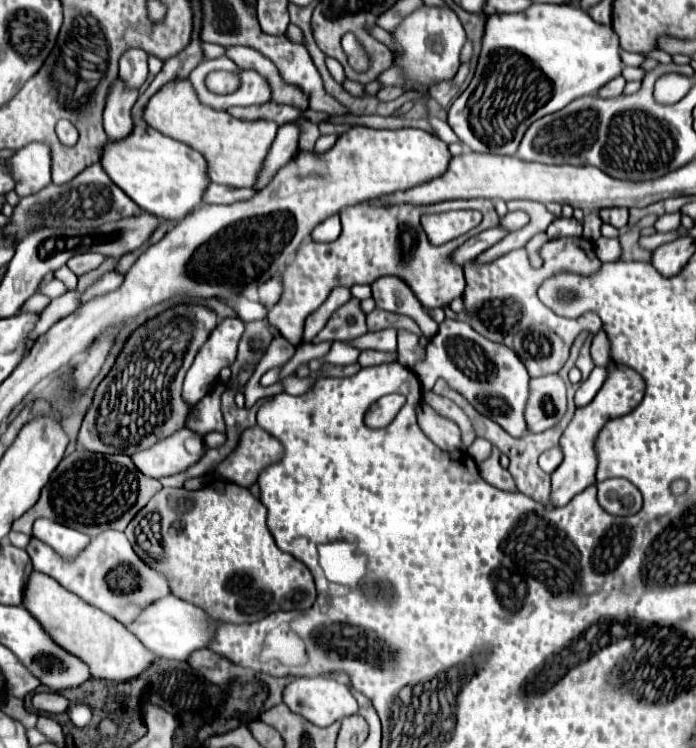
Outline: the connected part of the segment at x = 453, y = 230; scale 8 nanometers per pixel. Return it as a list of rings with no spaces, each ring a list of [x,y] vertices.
[[[448,211],[438,215],[422,215],[422,227],[432,245],[444,245],[470,229],[474,229],[482,221],[478,211]]]

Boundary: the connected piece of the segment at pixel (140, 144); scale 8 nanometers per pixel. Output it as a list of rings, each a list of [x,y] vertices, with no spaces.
[[[200,29],[192,33],[192,41],[184,53],[172,57],[172,61],[164,63],[162,71],[154,77],[150,87],[138,97],[136,109],[132,109],[132,117],[136,117],[136,129],[132,131],[132,137],[128,141],[110,141],[104,147],[104,157],[100,159],[104,171],[110,175],[110,179],[142,209],[148,211],[162,221],[180,221],[188,213],[192,213],[198,205],[202,205],[204,193],[208,185],[212,183],[208,177],[208,161],[202,153],[192,149],[190,145],[176,141],[172,137],[166,137],[164,133],[150,127],[144,119],[144,107],[152,93],[158,93],[166,83],[174,79],[188,79],[192,69],[204,59],[202,41],[200,41]]]

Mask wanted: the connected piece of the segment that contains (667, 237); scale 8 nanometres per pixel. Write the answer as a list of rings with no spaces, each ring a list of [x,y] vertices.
[[[672,229],[668,233],[654,233],[650,237],[640,237],[640,245],[644,245],[644,249],[652,249],[654,251],[656,247],[660,247],[664,243],[670,243],[670,241],[674,241],[678,237],[680,237],[680,229]]]

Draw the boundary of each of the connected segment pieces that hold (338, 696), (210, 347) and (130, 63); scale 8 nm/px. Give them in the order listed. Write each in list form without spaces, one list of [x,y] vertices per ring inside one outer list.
[[[300,677],[294,679],[286,689],[284,689],[284,703],[290,707],[292,713],[302,715],[310,723],[318,727],[328,727],[338,719],[344,719],[348,715],[358,713],[358,703],[350,691],[348,685],[338,683],[332,677]]]
[[[238,317],[224,319],[208,337],[208,345],[200,349],[196,361],[186,373],[184,399],[194,405],[198,403],[218,379],[222,367],[230,367],[236,359],[236,347],[244,335],[244,323]]]
[[[130,49],[120,57],[120,81],[126,89],[136,91],[148,77],[148,57],[140,49]]]

